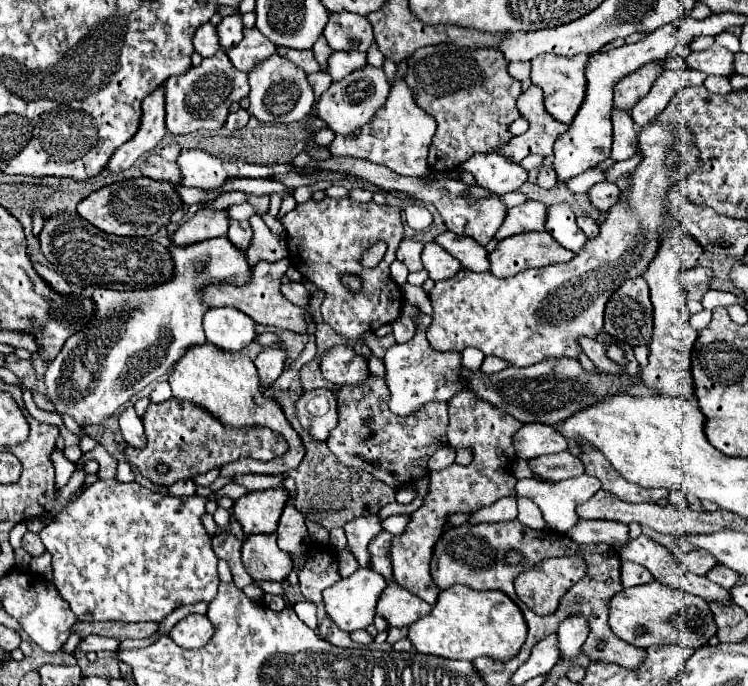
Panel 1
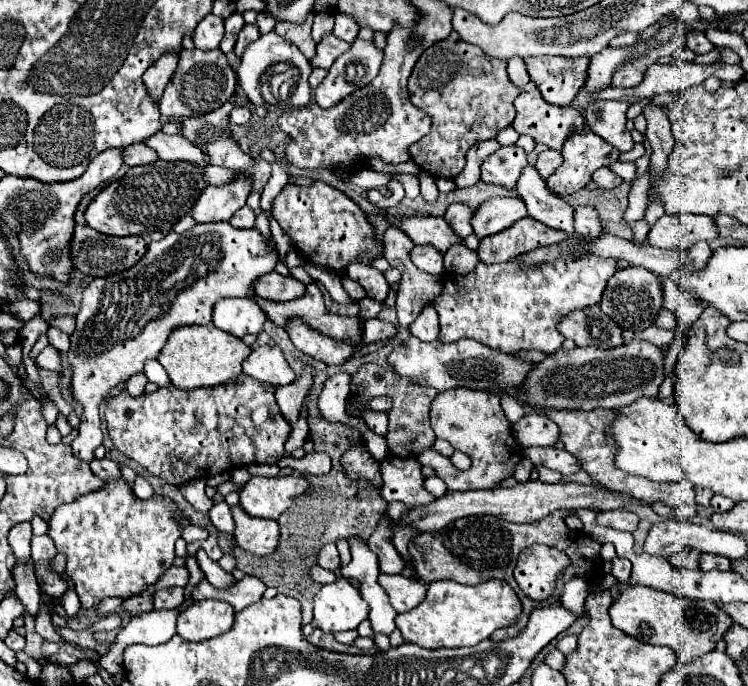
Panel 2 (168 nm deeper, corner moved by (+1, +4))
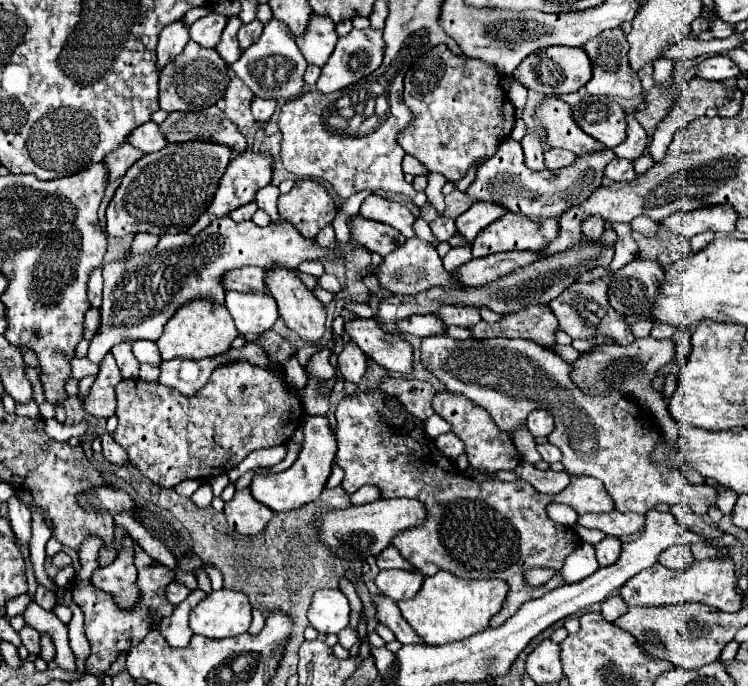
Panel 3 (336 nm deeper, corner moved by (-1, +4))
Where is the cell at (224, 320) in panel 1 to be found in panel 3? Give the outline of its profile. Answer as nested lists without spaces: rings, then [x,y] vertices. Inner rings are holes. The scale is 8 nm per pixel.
[[[227,291],[225,307],[235,319],[239,333],[265,333],[277,321],[277,303],[267,293],[237,293]]]

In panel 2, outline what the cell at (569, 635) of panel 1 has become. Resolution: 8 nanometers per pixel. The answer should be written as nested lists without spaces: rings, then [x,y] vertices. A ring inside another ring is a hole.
[[[575,577],[565,585],[565,593],[563,593],[561,603],[563,603],[563,607],[567,611],[573,611],[573,615],[577,619],[581,619],[581,617],[587,617],[585,615],[585,599],[587,599],[587,595],[589,595],[587,583],[583,579]]]

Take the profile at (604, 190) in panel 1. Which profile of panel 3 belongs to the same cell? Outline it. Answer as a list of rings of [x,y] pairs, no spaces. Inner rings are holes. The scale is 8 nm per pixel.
[[[613,159],[605,169],[605,177],[611,179],[611,181],[631,181],[631,179],[637,177],[637,173],[633,169],[633,161]]]

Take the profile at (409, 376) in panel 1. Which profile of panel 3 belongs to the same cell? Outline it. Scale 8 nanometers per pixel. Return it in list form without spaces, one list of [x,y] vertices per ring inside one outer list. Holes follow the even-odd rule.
[[[437,335],[423,339],[421,359],[423,365],[447,385],[447,391],[465,395],[485,407],[501,431],[517,431],[534,409],[549,411],[555,417],[553,445],[563,453],[561,463],[565,471],[571,471],[569,475],[591,475],[599,479],[611,495],[615,511],[645,515],[657,503],[685,503],[695,513],[705,515],[717,505],[719,489],[707,483],[693,485],[683,471],[651,463],[651,451],[661,441],[661,429],[643,407],[619,391],[611,391],[609,395],[583,393],[571,381],[571,365],[549,347],[539,347],[525,339],[493,337],[491,341],[457,341]]]

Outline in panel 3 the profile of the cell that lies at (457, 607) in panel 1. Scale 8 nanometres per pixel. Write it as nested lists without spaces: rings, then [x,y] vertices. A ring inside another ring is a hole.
[[[439,571],[425,577],[419,595],[397,601],[397,607],[427,645],[443,645],[485,631],[489,627],[489,619],[501,611],[507,591],[509,587],[503,581],[467,581],[451,575],[449,571]]]

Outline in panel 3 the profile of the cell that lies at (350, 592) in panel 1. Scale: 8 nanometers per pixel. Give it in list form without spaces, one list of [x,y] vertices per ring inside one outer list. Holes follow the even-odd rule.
[[[319,589],[313,595],[307,619],[319,633],[339,633],[349,625],[349,601],[339,589]]]

